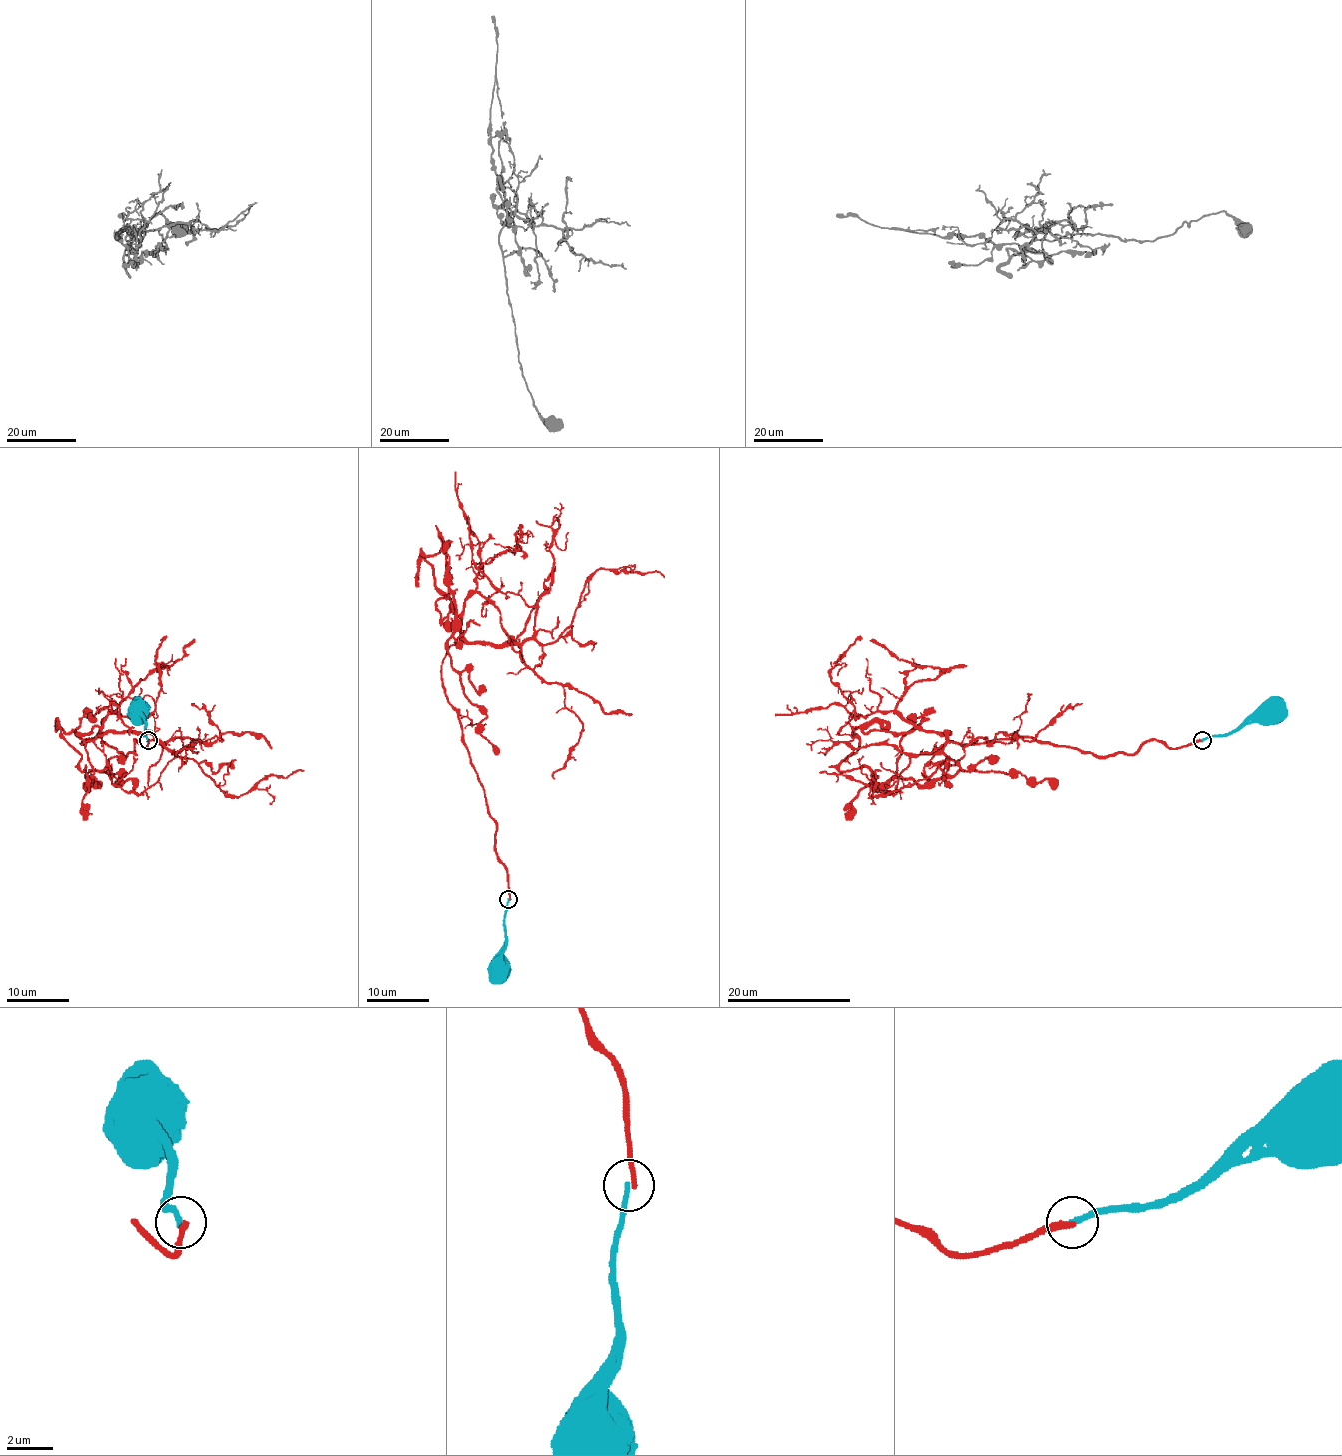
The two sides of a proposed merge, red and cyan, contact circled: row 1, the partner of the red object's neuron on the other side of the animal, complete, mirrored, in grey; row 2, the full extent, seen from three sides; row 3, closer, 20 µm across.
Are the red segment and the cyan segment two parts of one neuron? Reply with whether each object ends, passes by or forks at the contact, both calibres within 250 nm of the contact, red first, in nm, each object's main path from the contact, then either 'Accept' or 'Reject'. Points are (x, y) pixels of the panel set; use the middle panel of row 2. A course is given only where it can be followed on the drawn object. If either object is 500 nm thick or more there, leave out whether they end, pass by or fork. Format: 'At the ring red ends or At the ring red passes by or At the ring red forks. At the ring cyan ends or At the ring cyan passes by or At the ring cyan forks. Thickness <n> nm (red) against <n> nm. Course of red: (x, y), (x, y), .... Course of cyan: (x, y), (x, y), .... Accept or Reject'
At the ring red ends. At the ring cyan ends. Thickness 280 nm (red) against 240 nm. Course of red: (509, 899), (495, 820), (441, 680), (458, 641), (460, 621), (436, 607), (450, 593), (450, 666), (495, 752). Course of cyan: (508, 899), (505, 949), (494, 961), (495, 966). Reject

